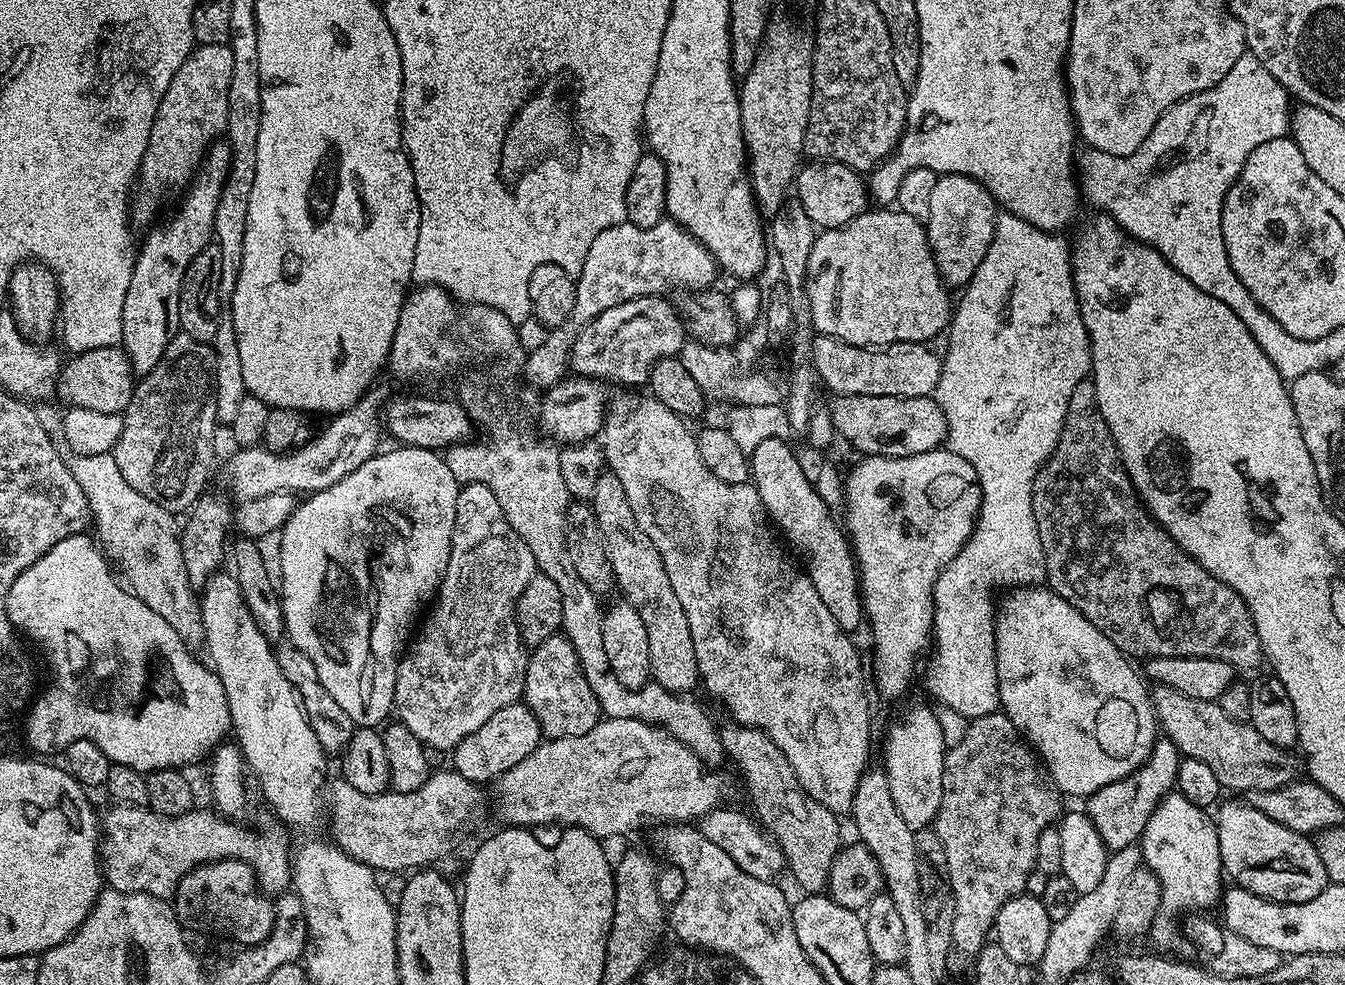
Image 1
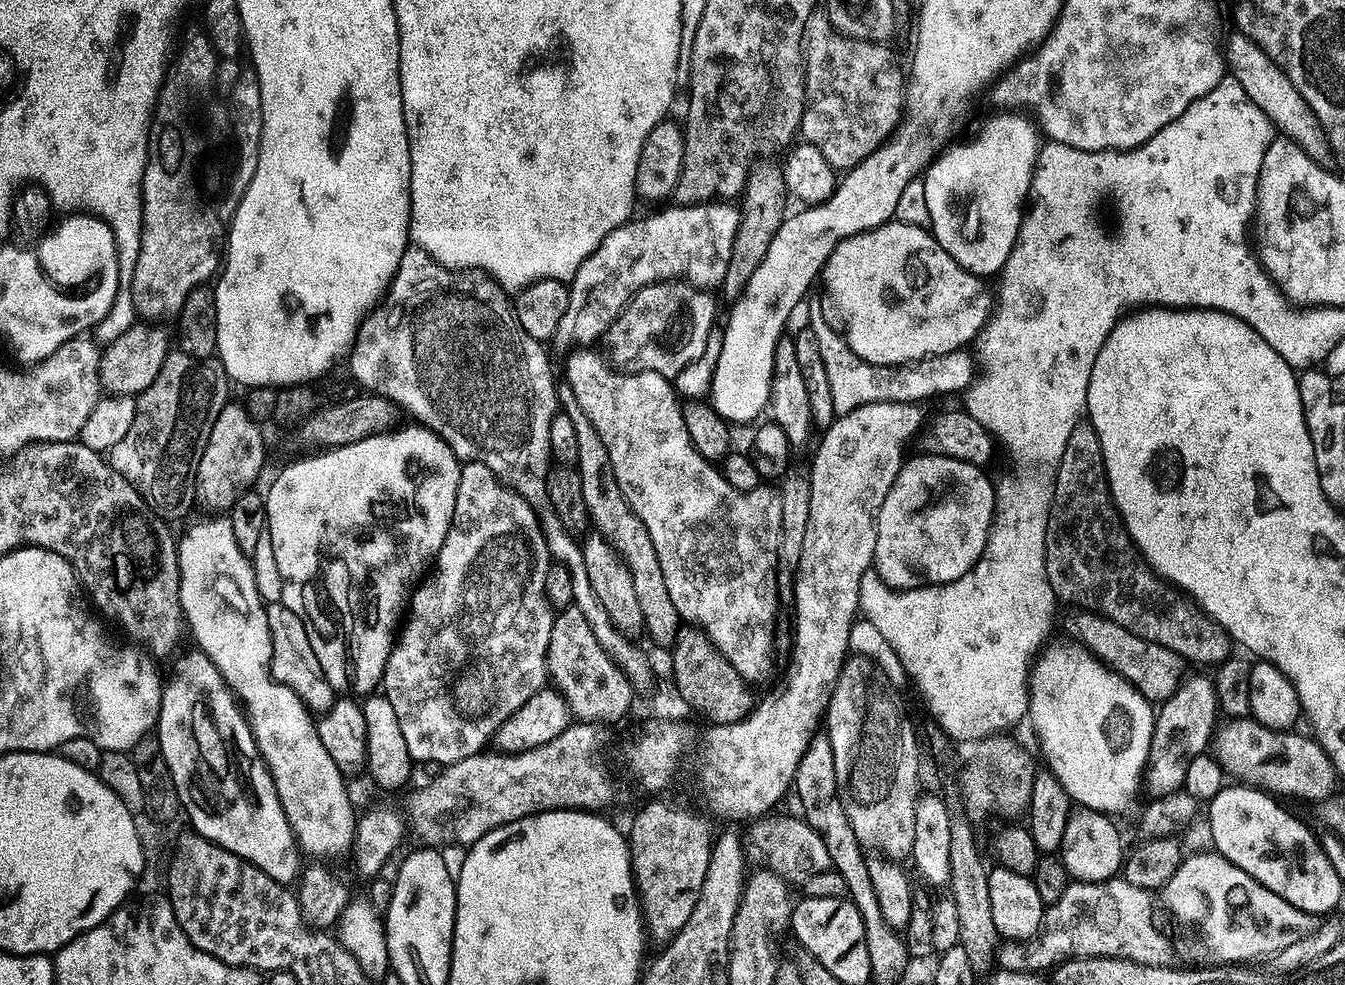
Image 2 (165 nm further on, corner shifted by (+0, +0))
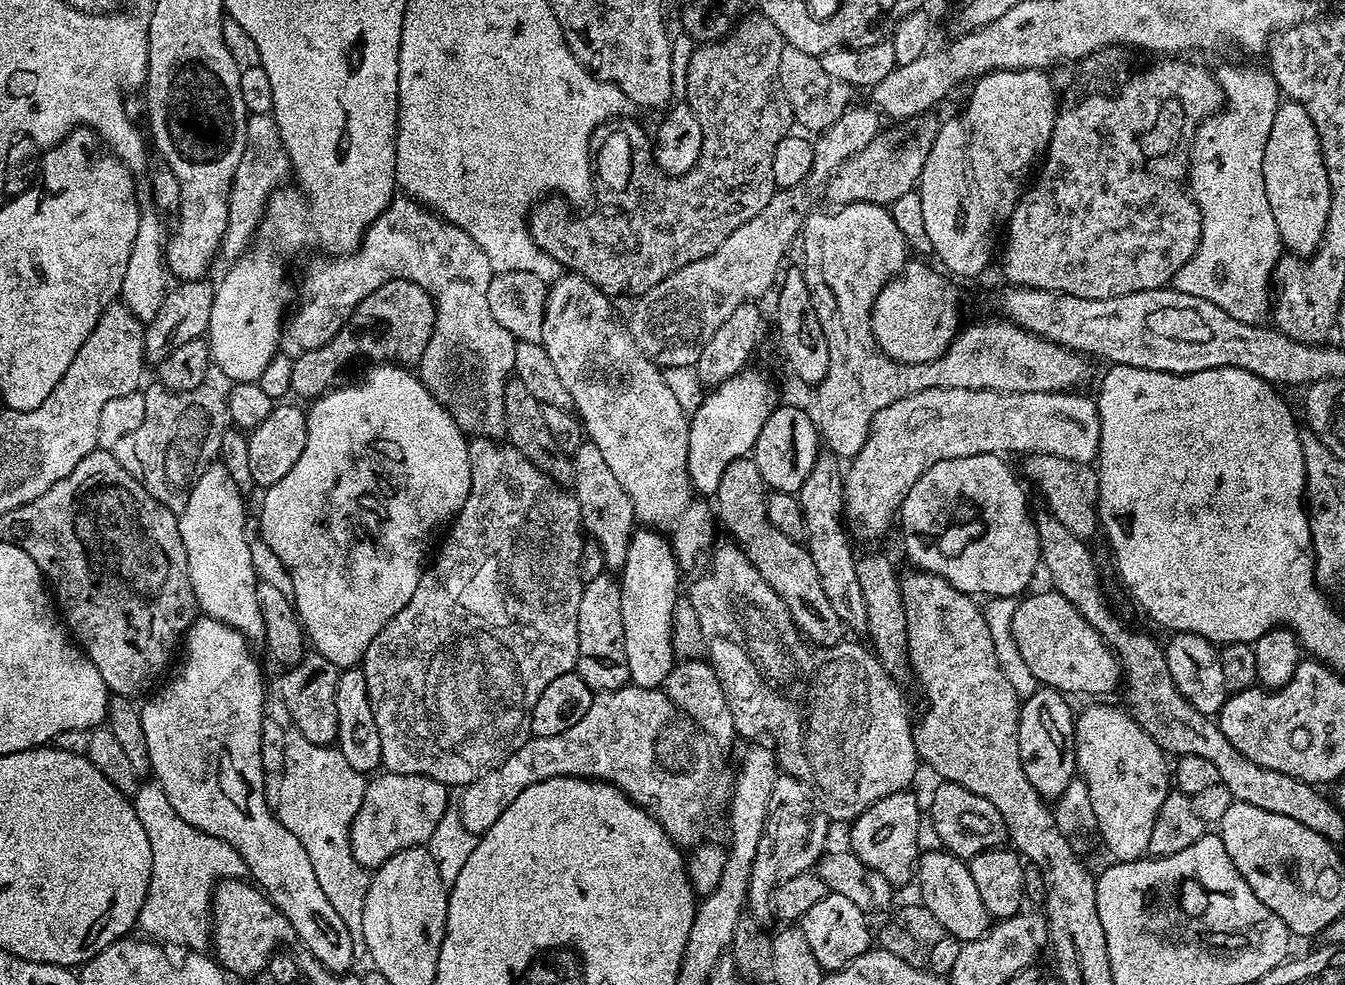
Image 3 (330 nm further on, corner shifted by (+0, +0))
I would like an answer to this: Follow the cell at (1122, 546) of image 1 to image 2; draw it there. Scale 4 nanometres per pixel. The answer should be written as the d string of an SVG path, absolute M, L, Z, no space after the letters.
M1081 422L1077 424L1074 434L1070 434L1070 439L1066 441L1066 450L1062 450L1062 458L1055 465L1056 484L1052 488L1052 510L1048 518L1048 529L1046 530L1048 554L1046 556L1046 572L1048 581L1054 590L1057 601L1068 604L1077 604L1075 607L1080 610L1096 612L1099 616L1110 618L1110 622L1118 622L1118 626L1126 626L1126 630L1130 630L1130 634L1138 634L1138 638L1142 638L1146 642L1154 642L1158 646L1166 646L1166 650L1170 650L1174 654L1178 654L1181 660L1196 664L1212 664L1211 666L1219 666L1229 659L1231 648L1234 648L1233 641L1228 639L1226 635L1216 624L1215 620L1205 616L1183 592L1172 587L1171 584L1160 579L1147 564L1144 563L1140 551L1136 549L1132 539L1129 538L1127 530L1124 529L1124 523L1120 521L1120 515L1116 513L1116 507L1112 504L1112 495L1108 489L1108 475L1104 472L1104 461L1100 455L1100 439L1096 433L1096 429L1091 423Z

